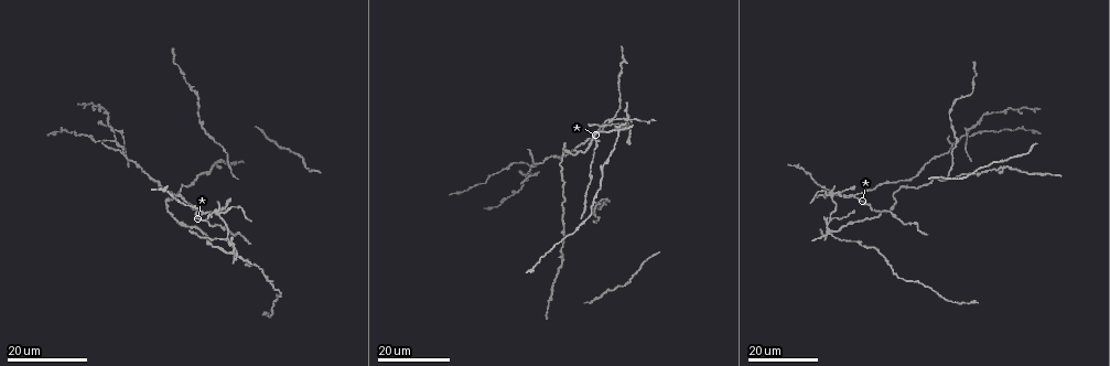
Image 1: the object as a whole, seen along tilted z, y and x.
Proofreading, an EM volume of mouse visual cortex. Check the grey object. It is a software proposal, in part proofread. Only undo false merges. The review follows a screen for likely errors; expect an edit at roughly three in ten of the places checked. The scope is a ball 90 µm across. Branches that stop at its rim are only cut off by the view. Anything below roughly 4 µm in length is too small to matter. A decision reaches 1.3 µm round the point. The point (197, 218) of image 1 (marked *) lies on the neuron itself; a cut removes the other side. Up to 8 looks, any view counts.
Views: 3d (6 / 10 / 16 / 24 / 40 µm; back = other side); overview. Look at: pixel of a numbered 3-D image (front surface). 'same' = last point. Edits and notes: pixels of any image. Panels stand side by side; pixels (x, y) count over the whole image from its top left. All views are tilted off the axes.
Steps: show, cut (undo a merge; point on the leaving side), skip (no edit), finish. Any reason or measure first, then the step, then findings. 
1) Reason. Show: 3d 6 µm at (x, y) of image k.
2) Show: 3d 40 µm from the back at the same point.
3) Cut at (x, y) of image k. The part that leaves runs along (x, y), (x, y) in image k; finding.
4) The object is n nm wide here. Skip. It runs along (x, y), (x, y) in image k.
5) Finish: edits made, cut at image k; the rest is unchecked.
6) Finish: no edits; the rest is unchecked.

Four-way junction. Show: 3d 16 µm at (851, 196) of image 1.

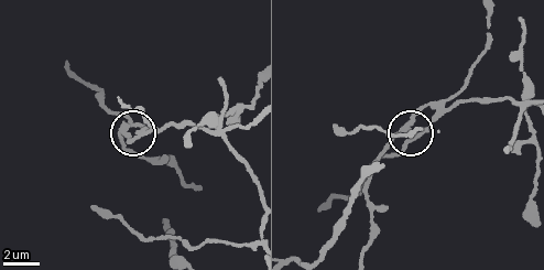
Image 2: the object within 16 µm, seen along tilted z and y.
Closer look. Show: 3d 10 µm at (407, 142) of image 2.

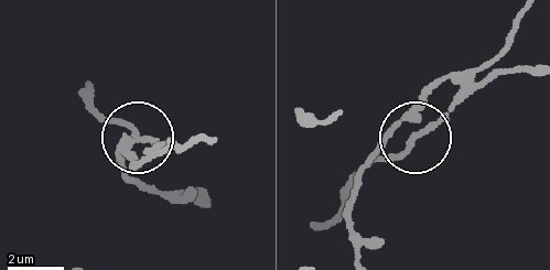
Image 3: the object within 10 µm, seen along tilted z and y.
The side arm is 81 µm long. Skip. Continuous, no second neuron.

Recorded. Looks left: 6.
Small branch off a trunk. Show: 3d 16 µm at (612, 117) of image 1.

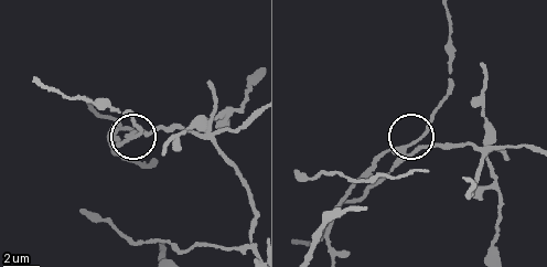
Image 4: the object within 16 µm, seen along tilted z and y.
Show: 3d 10 µm at (143, 136) of image 4.

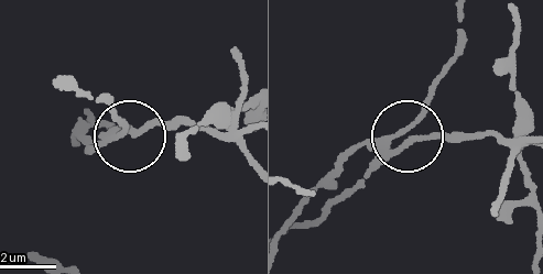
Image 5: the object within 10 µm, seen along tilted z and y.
3 arms meet here. Skip. It runs along (288, 219), (305, 197), (355, 189), (390, 159), (452, 62) in image 5; continuous, no second neuron.

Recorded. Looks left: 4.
Looks like a crossing. Show: 3d 24 µm at (626, 118) of image 1.

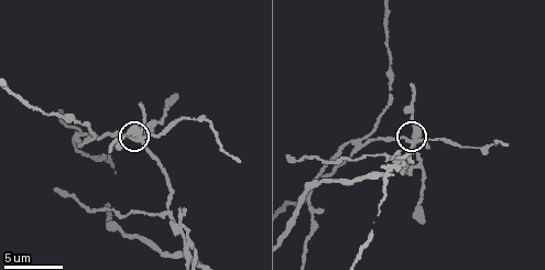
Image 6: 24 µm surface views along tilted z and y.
Show: 3d 6 µm at (415, 137) of image 6.

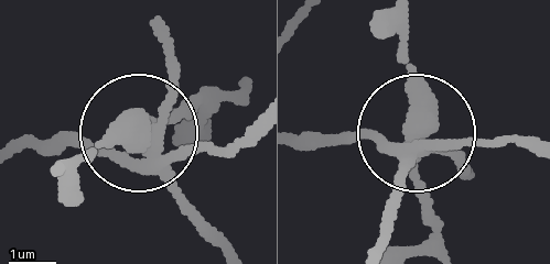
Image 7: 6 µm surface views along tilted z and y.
Cut at (110, 130) of image 7. The part that leaves runs along (399, 154), (378, 234) in image 7; a second neuron is stuck on.

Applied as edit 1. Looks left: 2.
Finish: edits made, cut at image 7; the rest is unchecked.

